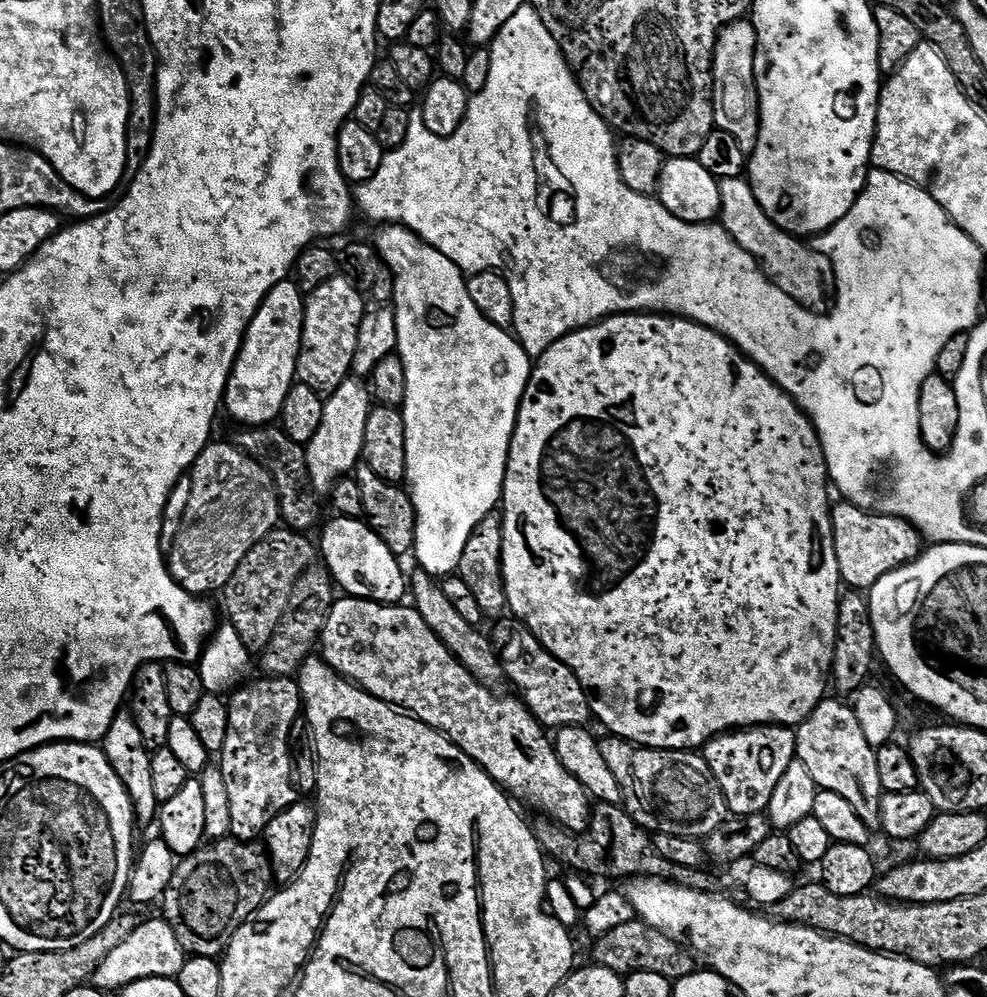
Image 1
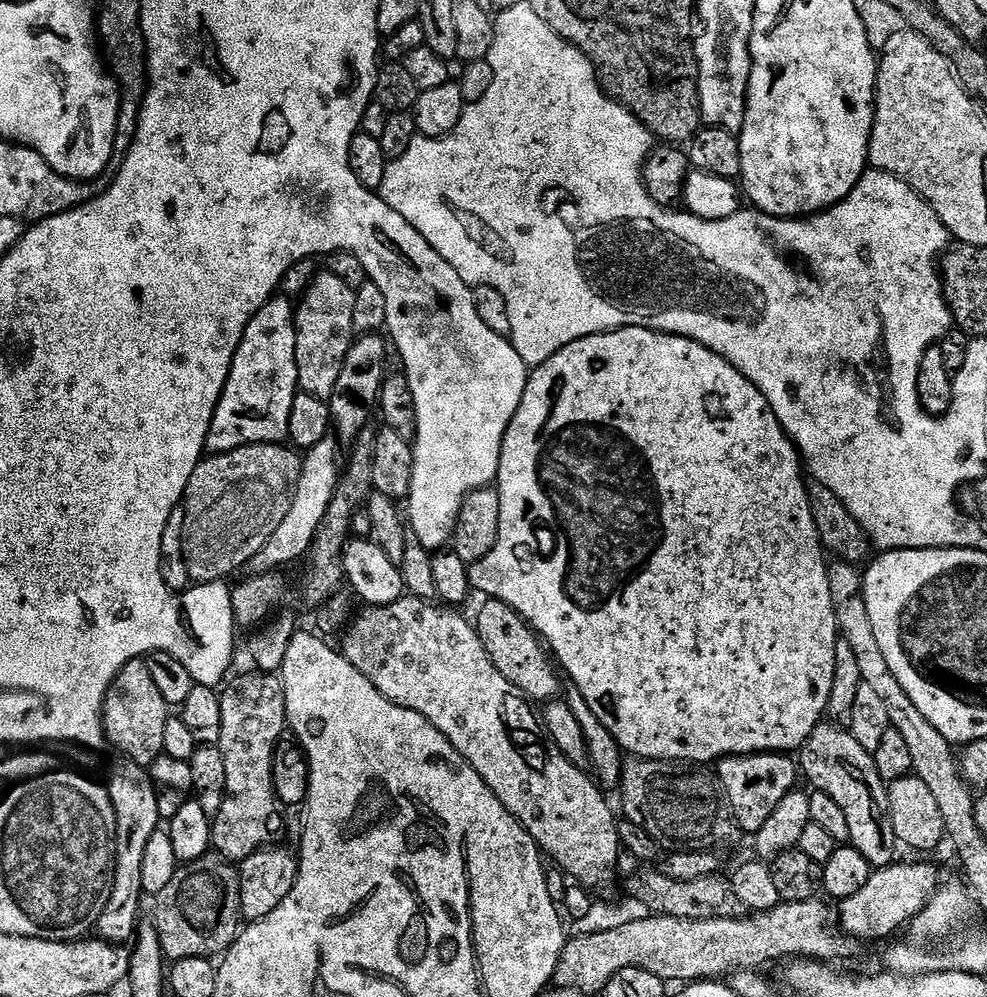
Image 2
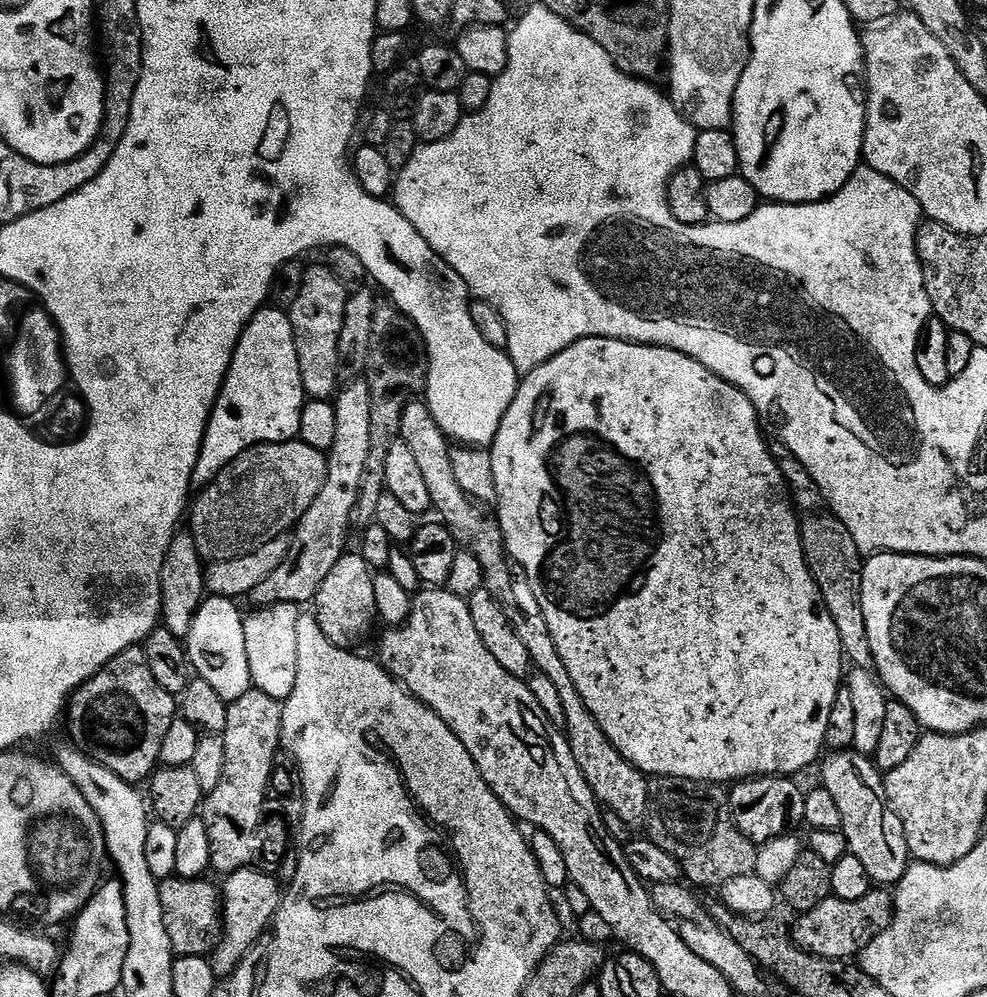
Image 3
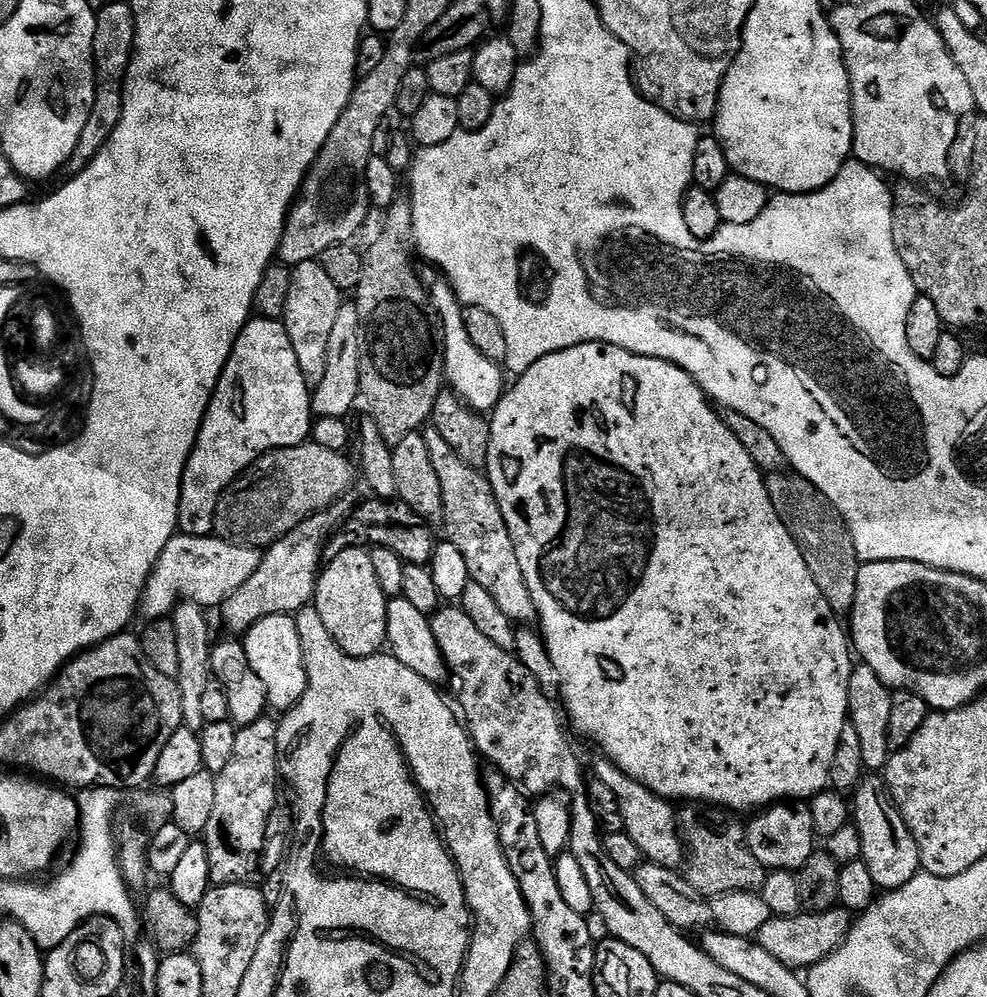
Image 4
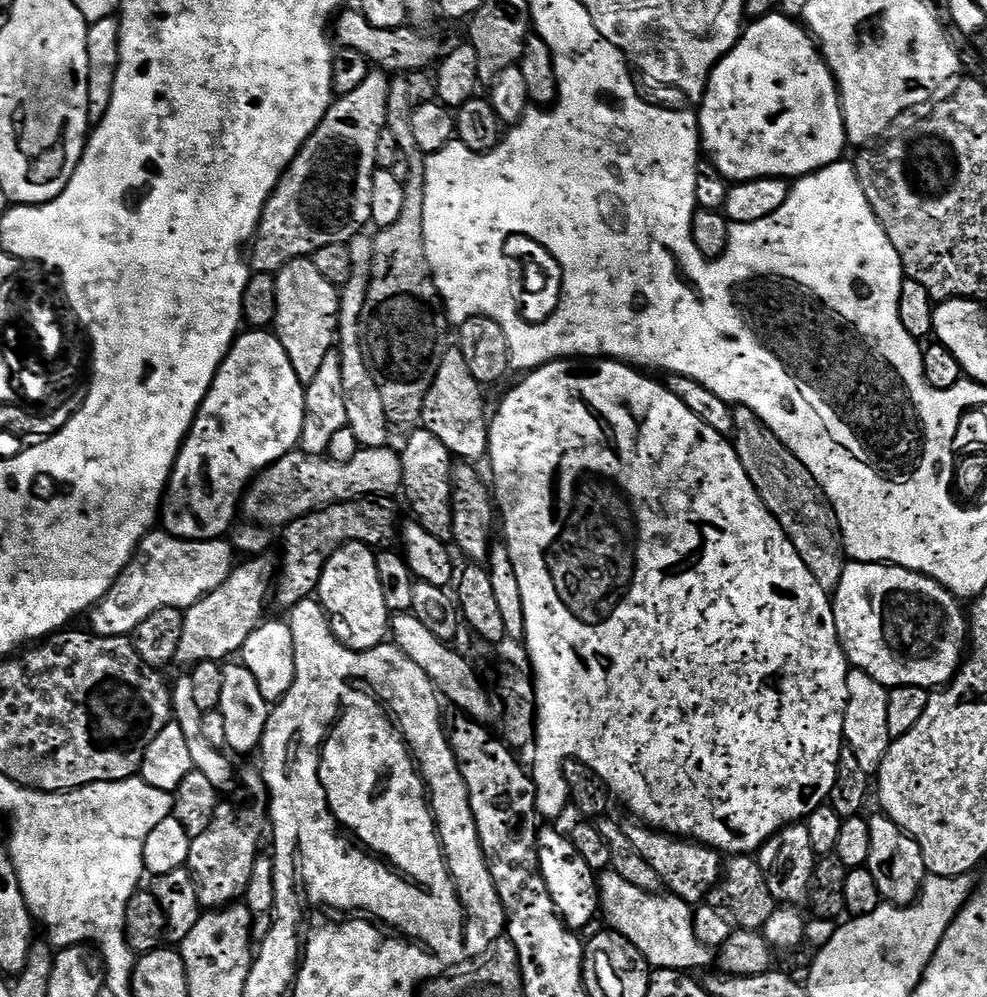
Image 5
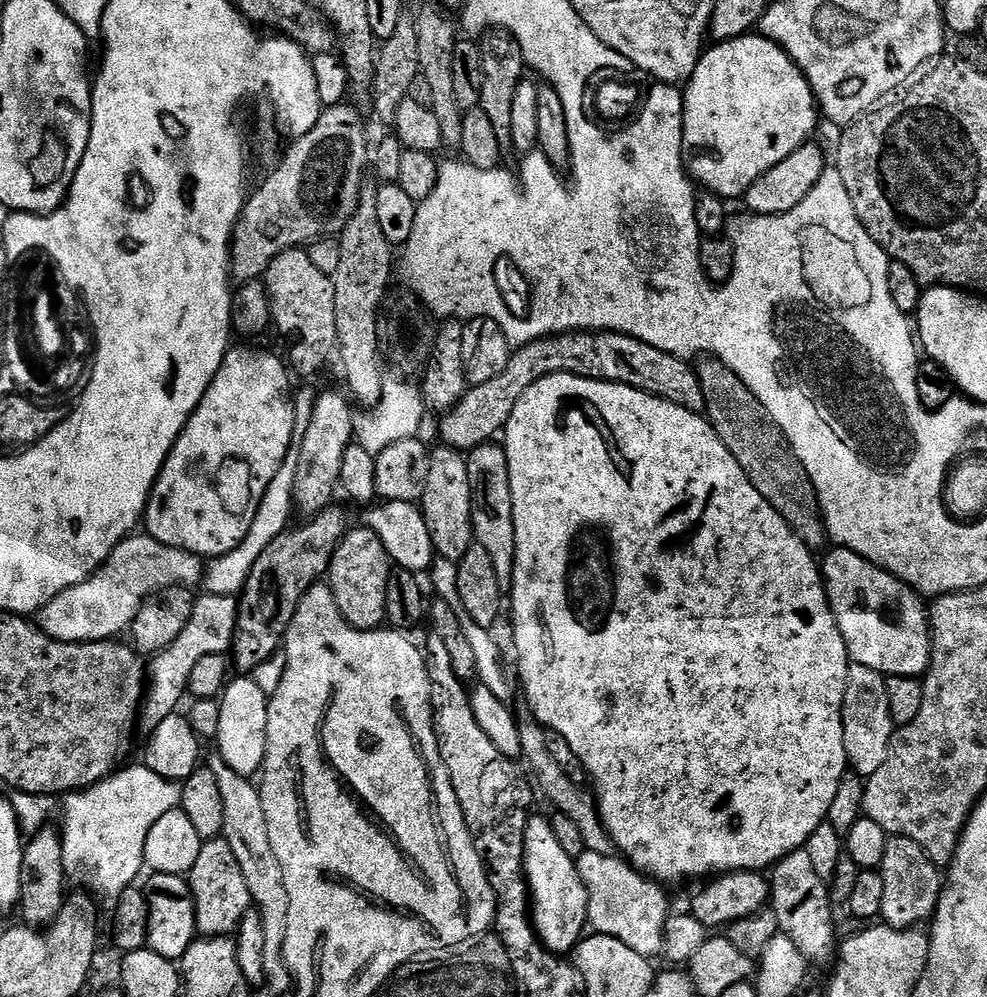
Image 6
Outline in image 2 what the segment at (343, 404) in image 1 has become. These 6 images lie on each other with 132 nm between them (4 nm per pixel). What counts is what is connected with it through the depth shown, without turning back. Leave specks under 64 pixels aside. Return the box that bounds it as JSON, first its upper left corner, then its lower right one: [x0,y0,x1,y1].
[246,439,342,573]

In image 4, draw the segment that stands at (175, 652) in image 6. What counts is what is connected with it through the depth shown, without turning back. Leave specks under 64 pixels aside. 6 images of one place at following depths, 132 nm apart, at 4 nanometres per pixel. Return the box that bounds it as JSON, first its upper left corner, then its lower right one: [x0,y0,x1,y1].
[218,498,354,634]

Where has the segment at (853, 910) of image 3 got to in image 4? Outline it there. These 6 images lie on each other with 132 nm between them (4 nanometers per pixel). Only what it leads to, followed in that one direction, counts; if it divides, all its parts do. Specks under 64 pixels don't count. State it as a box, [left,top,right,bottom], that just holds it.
[754,906,853,970]

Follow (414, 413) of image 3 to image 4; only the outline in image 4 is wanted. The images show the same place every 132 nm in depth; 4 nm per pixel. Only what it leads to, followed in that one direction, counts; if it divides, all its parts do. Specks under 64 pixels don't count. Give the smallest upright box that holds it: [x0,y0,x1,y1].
[422,427,686,869]

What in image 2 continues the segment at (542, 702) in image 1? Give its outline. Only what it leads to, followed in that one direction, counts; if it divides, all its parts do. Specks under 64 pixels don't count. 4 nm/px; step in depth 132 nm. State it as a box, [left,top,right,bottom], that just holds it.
[474,598,561,702]

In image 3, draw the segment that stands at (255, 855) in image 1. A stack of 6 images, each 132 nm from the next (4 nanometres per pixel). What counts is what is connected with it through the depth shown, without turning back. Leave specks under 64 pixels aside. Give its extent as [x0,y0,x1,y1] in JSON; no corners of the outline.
[160,875,222,956]

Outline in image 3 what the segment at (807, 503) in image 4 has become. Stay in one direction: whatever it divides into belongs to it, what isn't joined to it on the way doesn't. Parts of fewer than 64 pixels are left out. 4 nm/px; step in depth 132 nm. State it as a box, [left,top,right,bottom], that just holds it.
[800,514,876,669]

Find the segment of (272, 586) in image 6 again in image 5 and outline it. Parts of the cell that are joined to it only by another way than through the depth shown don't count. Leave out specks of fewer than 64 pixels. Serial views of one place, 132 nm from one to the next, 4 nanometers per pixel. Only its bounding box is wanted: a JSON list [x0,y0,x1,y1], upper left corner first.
[274,496,402,610]

